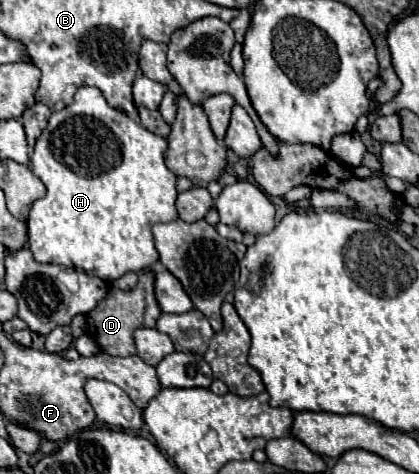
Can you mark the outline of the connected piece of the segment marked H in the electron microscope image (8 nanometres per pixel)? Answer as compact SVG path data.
M82 86L76 96L74 96L74 102L68 104L66 108L54 112L50 116L50 122L46 126L46 130L38 136L36 140L36 146L34 146L34 154L32 154L32 172L44 182L46 186L46 196L36 200L32 204L32 210L28 214L28 220L26 220L26 226L28 226L28 244L30 244L30 250L36 258L36 262L42 262L42 264L58 264L58 266L66 266L66 268L78 268L90 276L98 276L106 282L116 282L122 274L134 270L134 272L142 272L146 268L150 268L154 262L158 262L158 254L156 254L156 248L154 248L154 238L152 238L152 226L156 222L170 222L170 220L176 220L178 214L176 214L176 176L166 168L164 164L164 150L168 148L166 140L162 136L156 136L152 134L150 130L146 130L142 124L134 122L132 118L128 118L124 112L108 106L108 102L104 102L104 96L100 94L100 90L96 88L90 88L90 86Z

